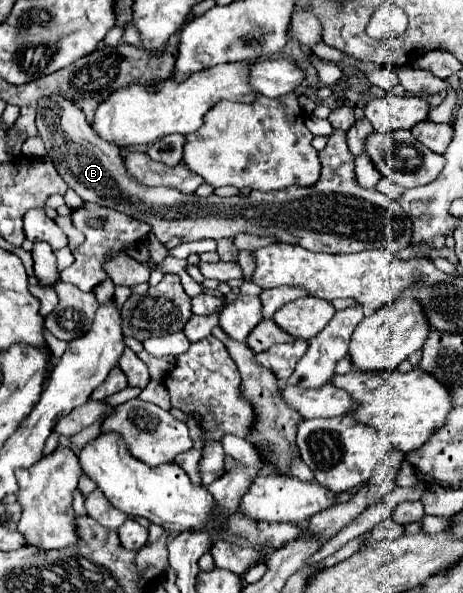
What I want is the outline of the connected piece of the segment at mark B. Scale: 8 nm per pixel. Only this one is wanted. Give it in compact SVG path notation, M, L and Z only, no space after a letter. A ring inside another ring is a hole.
M59 94L43 96L37 104L37 130L39 136L45 142L47 154L51 162L55 164L59 176L67 182L69 188L73 188L83 200L103 204L107 208L115 208L123 214L129 214L137 220L143 220L151 224L153 234L159 238L159 242L169 242L173 236L181 236L183 242L193 242L201 238L227 238L235 236L239 232L247 234L257 234L257 236L277 236L279 242L289 242L289 244L299 244L307 250L313 252L329 252L329 254L347 254L347 252L363 252L371 248L385 248L391 250L391 240L393 240L393 254L401 252L403 248L409 246L411 238L411 222L401 210L401 206L387 198L379 190L365 190L357 184L355 172L353 172L353 156L347 150L347 134L343 130L335 130L327 142L327 146L319 152L321 160L321 178L317 184L309 188L283 188L283 190L273 190L273 192L249 192L247 196L231 196L231 198L219 198L219 196L207 196L199 198L195 194L181 194L173 188L147 188L135 182L131 174L127 174L119 148L113 144L103 142L93 134L89 128L83 110L75 106L69 98L61 98Z

